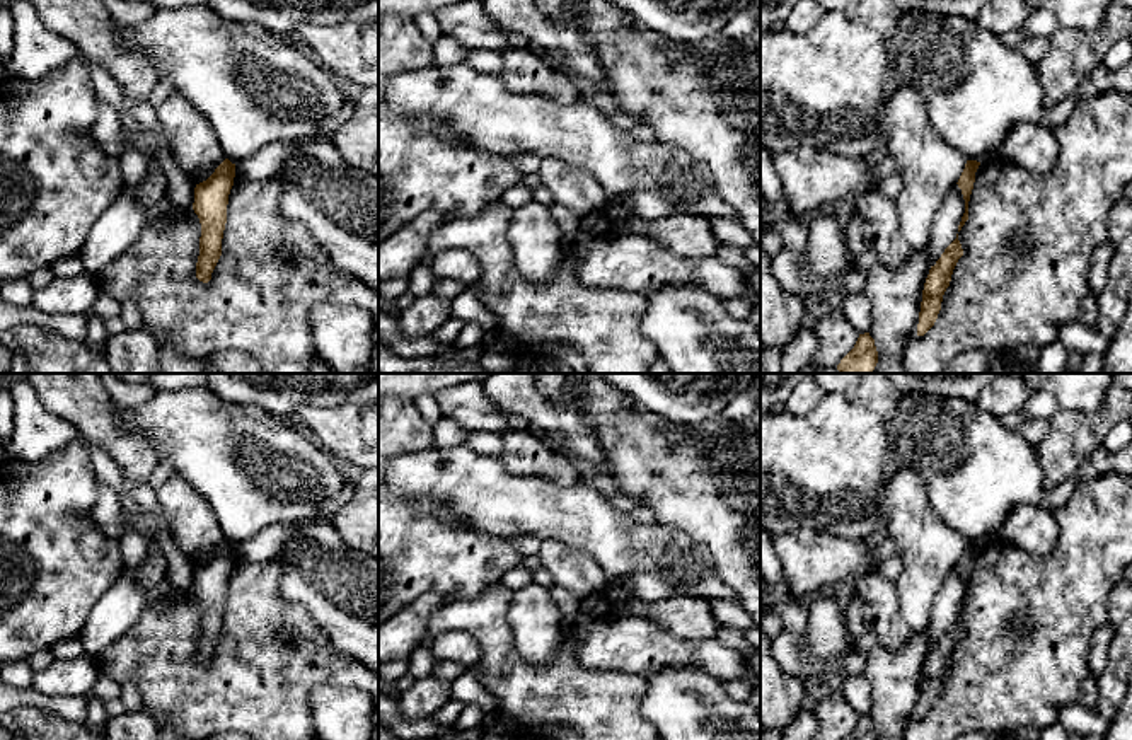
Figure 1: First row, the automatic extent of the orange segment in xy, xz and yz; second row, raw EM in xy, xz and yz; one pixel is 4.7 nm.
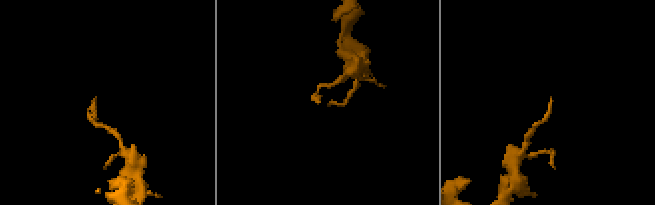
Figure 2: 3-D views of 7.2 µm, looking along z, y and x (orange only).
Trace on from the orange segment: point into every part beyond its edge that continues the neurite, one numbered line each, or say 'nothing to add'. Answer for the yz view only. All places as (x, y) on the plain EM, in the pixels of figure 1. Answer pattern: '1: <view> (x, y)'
nothing to add

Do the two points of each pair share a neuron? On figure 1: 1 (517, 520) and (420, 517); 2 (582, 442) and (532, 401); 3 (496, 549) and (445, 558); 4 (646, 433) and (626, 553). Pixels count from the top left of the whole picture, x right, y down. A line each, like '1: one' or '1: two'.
1: two
2: one
3: one
4: two

